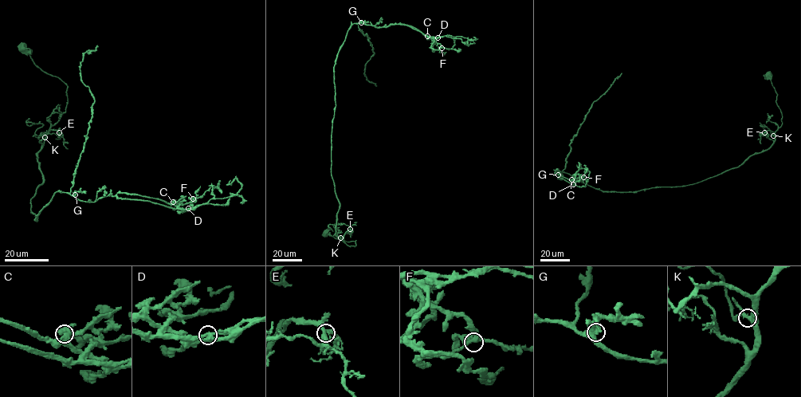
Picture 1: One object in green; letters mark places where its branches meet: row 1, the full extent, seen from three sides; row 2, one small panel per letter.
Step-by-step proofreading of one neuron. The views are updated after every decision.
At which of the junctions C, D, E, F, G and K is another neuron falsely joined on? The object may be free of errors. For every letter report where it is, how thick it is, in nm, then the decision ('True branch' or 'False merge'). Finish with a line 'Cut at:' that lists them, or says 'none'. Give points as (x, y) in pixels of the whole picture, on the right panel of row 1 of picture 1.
C: Place: (571, 179). Thickness 400 nm. True branch
D: Place: (573, 184). Thickness 400 nm. False merge
E: Place: (764, 132). Thickness 340 nm. True branch
F: Place: (583, 177). Thickness 300 nm. True branch
G: Place: (558, 174). Thickness 440 nm. True branch
K: Place: (773, 135). Thickness 340 nm. True branch
Cut at: D

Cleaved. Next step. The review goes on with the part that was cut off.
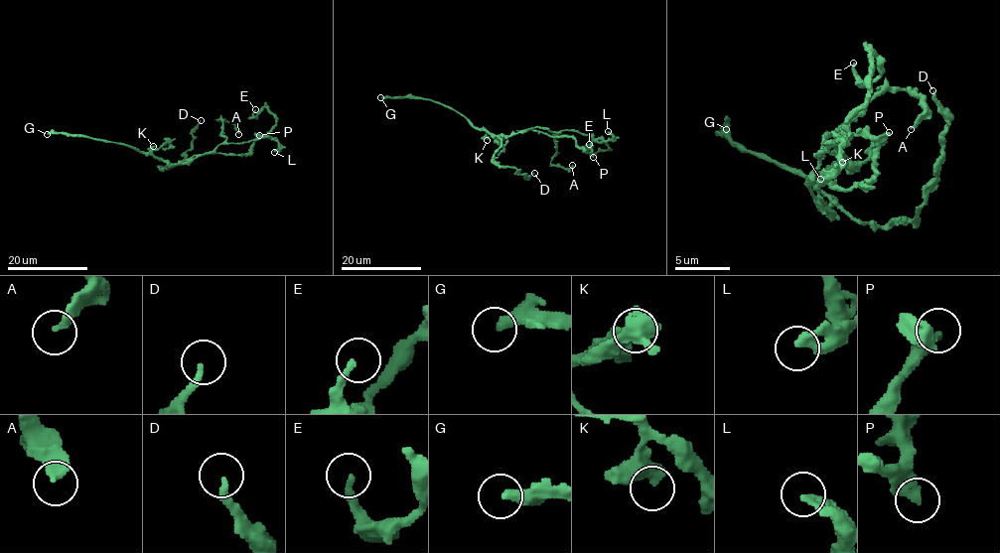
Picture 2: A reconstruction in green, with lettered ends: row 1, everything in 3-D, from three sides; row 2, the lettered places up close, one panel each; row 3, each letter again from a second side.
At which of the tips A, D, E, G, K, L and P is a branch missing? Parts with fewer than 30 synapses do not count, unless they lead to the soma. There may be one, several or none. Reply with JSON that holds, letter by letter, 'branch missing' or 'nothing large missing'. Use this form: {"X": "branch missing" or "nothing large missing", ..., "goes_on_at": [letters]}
{"A": "nothing large missing", "D": "nothing large missing", "E": "nothing large missing", "G": "branch missing", "K": "nothing large missing", "L": "nothing large missing", "P": "nothing large missing", "goes_on_at": ["G"]}

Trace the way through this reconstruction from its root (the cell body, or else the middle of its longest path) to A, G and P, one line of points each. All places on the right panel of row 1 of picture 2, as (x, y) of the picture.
A: (820, 201), (809, 190), (820, 146), (872, 98), (886, 90), (914, 93), (922, 118), (911, 129)
G: (820, 201), (831, 211), (831, 201), (811, 182), (762, 154), (740, 148), (726, 129)
P: (820, 201), (814, 190), (822, 182), (842, 190), (867, 182), (875, 173), (875, 148), (889, 132)

